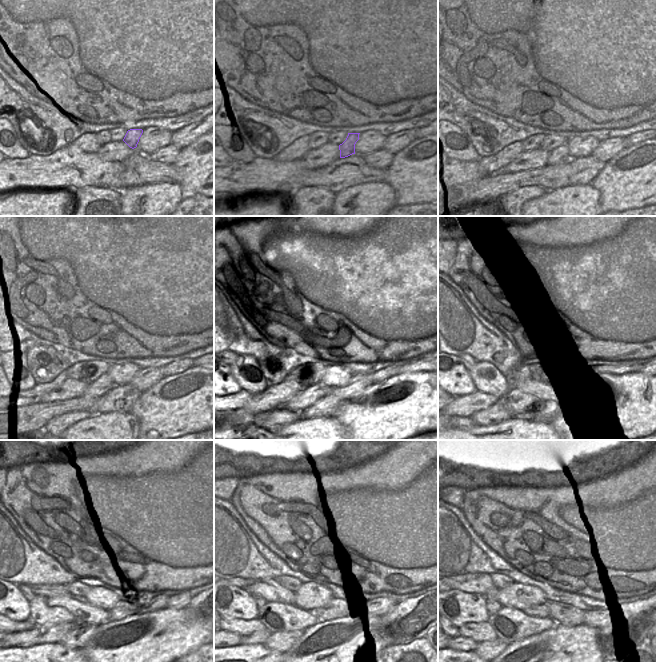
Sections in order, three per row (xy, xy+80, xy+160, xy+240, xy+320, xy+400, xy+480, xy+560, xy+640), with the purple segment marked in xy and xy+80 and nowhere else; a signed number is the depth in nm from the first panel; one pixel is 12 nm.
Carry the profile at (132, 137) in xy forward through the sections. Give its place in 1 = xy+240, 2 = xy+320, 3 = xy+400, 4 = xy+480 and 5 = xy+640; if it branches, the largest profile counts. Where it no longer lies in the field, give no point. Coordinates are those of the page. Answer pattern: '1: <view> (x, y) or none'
1: xy+240 (105, 383)
2: xy+320 (310, 395)
3: xy+400 (518, 403)
4: xy+480 (53, 633)
5: xy+640 (459, 643)

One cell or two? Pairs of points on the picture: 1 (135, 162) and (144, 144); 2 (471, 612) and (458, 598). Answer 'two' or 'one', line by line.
1: two
2: one

